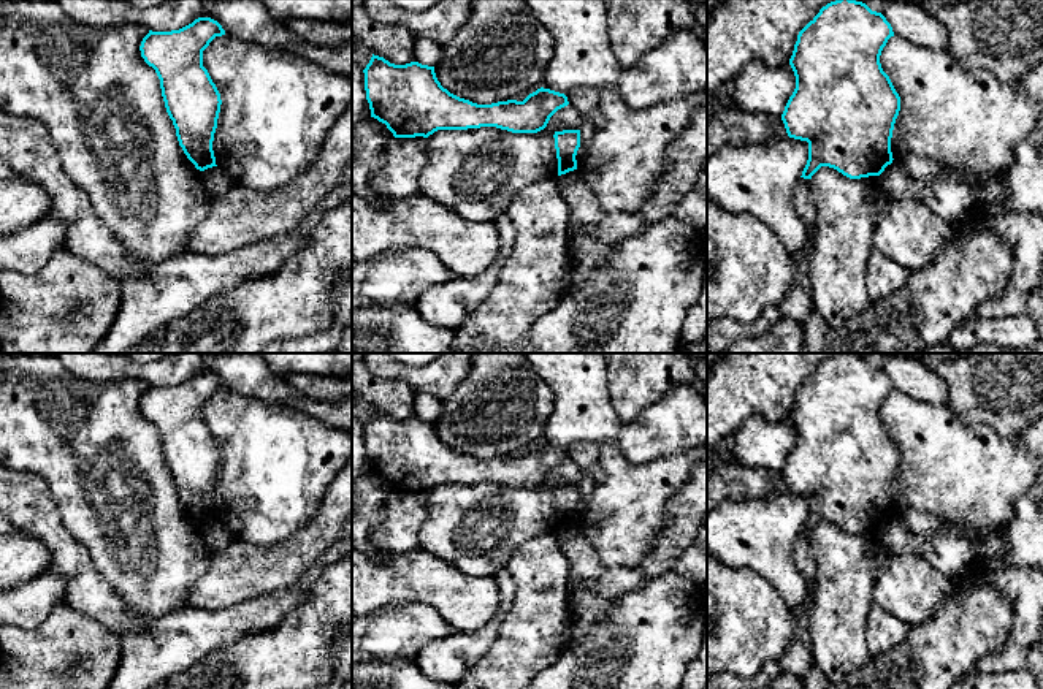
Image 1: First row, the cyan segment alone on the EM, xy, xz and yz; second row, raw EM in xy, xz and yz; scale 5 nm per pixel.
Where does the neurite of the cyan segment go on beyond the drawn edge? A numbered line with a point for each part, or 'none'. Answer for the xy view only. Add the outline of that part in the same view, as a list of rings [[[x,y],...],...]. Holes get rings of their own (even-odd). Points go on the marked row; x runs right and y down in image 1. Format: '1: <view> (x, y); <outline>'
none

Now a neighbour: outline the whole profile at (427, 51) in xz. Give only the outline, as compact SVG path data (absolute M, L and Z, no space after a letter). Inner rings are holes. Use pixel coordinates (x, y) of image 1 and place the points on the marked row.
M415 36L414 62L428 67L436 67L441 57L442 57L442 44L425 36Z

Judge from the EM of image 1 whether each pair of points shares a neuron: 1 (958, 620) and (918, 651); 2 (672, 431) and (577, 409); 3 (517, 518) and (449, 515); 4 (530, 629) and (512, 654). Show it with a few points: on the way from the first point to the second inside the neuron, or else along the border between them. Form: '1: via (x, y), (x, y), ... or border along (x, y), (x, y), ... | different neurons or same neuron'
1: via (948, 629), (928, 650) | same neuron
2: via (649, 431), (614, 431), (599, 423) | same neuron
3: via (500, 518), (466, 518) | same neuron
4: via (530, 635), (519, 648) | same neuron

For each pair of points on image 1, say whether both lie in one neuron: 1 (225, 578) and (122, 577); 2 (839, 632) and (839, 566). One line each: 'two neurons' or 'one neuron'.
1: two neurons
2: one neuron

